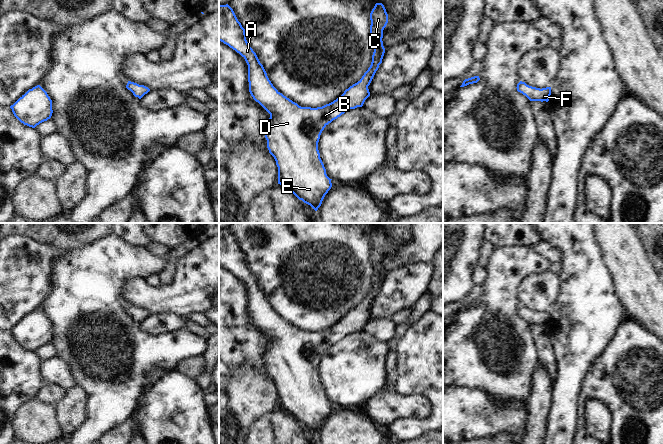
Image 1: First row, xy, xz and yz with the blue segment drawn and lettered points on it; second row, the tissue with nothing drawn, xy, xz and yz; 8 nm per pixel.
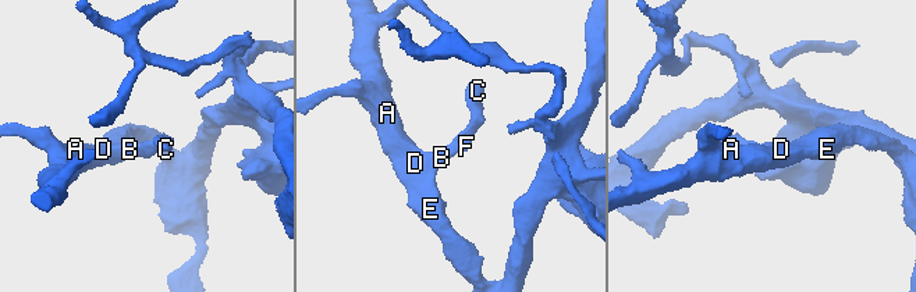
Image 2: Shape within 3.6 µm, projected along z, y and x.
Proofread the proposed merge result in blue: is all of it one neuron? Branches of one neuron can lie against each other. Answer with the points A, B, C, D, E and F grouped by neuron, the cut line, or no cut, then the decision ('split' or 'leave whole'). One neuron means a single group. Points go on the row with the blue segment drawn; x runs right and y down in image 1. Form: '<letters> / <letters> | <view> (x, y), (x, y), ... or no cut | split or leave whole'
A B C D E F | no cut | leave whole

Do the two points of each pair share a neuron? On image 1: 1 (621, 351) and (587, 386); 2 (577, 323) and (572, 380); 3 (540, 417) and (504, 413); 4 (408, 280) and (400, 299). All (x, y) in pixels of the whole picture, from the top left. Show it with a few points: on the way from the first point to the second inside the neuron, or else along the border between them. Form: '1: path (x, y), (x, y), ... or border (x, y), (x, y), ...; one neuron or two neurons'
1: path (612, 360), (596, 377); one neuron
2: path (577, 337), (572, 366); one neuron
3: border (527, 405), (525, 433); two neurons
4: path (404, 285), (400, 289), (400, 294); one neuron

